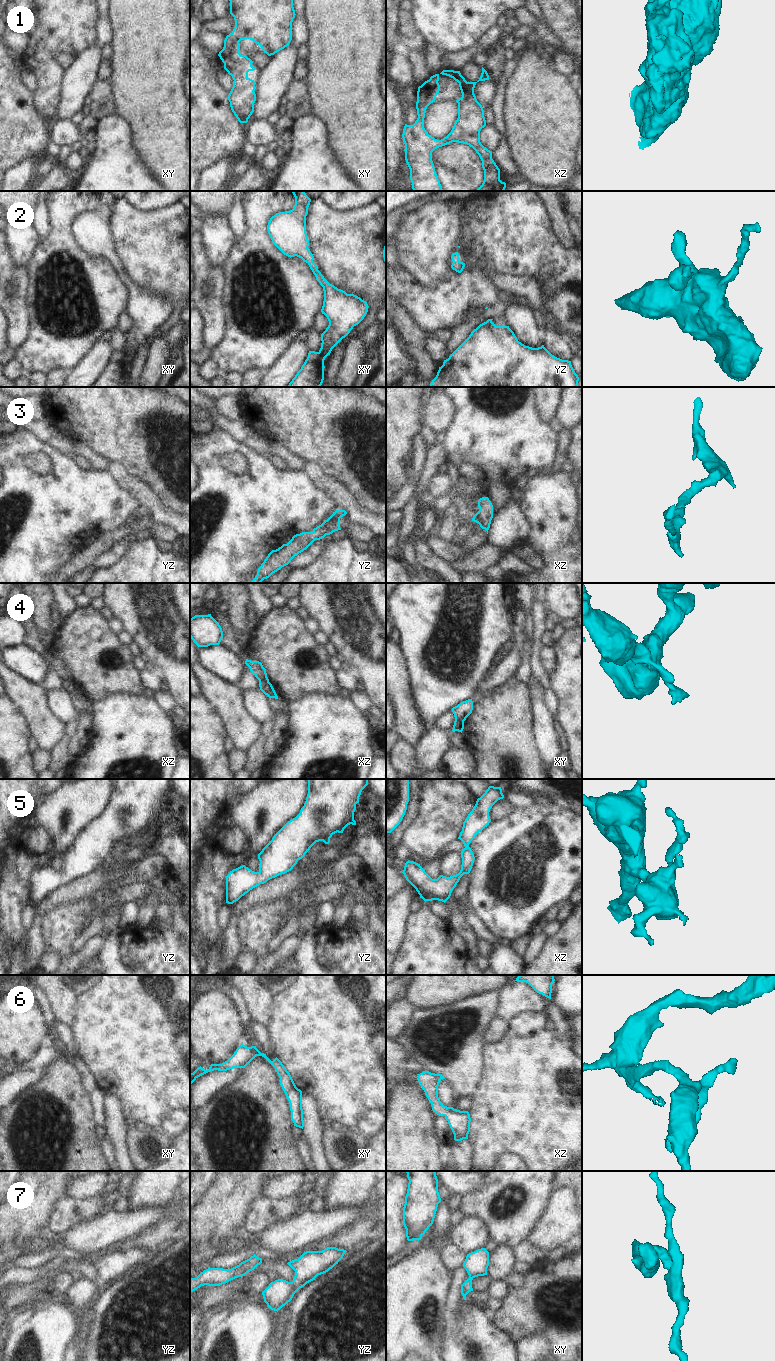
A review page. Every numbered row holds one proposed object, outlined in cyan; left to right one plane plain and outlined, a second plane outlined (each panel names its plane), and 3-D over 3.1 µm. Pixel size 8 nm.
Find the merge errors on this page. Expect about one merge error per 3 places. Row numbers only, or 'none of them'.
4.

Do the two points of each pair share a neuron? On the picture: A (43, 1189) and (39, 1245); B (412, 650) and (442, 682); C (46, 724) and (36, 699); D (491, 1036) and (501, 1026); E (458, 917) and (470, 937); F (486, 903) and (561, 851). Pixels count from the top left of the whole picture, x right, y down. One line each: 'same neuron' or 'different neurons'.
A: different neurons
B: same neuron
C: same neuron
D: same neuron
E: same neuron
F: same neuron

